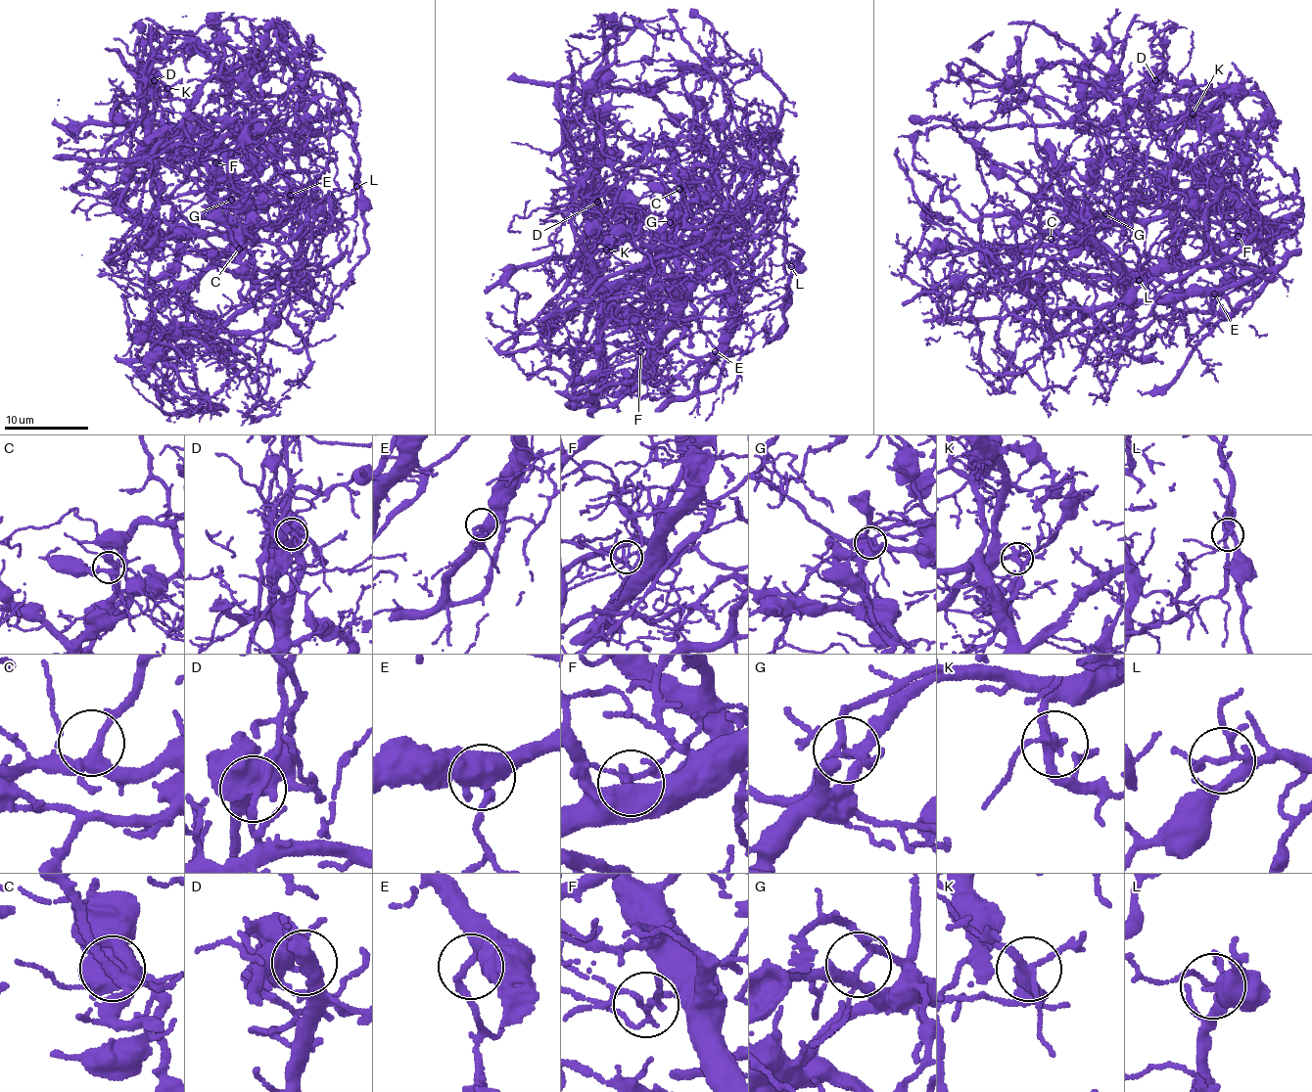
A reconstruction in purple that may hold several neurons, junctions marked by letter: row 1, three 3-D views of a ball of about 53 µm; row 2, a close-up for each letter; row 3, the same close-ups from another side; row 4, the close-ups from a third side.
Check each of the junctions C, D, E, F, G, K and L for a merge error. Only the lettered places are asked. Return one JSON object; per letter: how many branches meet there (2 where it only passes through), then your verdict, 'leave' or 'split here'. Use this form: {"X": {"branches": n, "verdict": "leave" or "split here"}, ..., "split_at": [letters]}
{"C": {"branches": 4, "verdict": "leave"}, "D": {"branches": 2, "verdict": "split here"}, "E": {"branches": 2, "verdict": "leave"}, "F": {"branches": 4, "verdict": "split here"}, "G": {"branches": 6, "verdict": "split here"}, "K": {"branches": 4, "verdict": "leave"}, "L": {"branches": 3, "verdict": "leave"}, "split_at": ["D", "F", "G"]}

